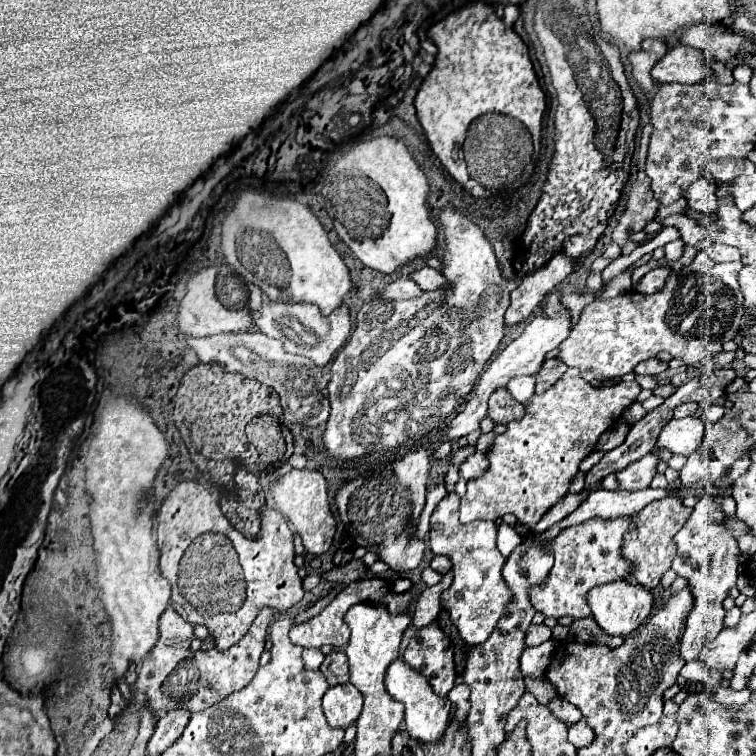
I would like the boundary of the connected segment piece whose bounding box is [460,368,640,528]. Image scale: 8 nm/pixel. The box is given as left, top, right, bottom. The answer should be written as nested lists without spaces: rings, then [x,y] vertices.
[[[568,368],[554,386],[530,400],[522,420],[508,422],[506,432],[496,436],[488,450],[488,470],[480,478],[468,480],[460,504],[460,522],[494,522],[504,514],[514,514],[520,524],[534,528],[566,496],[580,462],[594,450],[602,432],[620,418],[638,394],[640,386],[636,382],[594,388],[582,380],[576,368]]]

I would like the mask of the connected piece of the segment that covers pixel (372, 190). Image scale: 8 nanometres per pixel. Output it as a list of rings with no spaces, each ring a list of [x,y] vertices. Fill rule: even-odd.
[[[378,136],[360,142],[348,154],[340,156],[336,164],[324,176],[322,192],[326,202],[326,212],[334,222],[340,240],[358,256],[358,260],[378,272],[392,274],[416,256],[428,256],[436,248],[436,226],[430,220],[428,200],[428,180],[410,156],[402,140],[392,136]]]

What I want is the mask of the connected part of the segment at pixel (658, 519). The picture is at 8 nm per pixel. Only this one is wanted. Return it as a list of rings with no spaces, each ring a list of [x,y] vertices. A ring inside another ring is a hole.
[[[666,496],[666,498],[650,502],[634,518],[636,528],[632,532],[626,532],[624,542],[622,542],[622,558],[626,558],[632,564],[632,572],[626,580],[638,582],[646,590],[652,590],[660,584],[662,574],[670,570],[670,564],[674,560],[674,552],[676,552],[674,536],[684,526],[684,522],[690,518],[690,512],[692,508],[684,508],[678,496]]]

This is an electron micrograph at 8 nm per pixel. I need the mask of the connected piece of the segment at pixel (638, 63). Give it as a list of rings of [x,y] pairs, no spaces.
[[[644,40],[642,48],[638,52],[630,52],[630,62],[632,62],[632,74],[638,80],[638,84],[644,88],[644,92],[650,96],[652,86],[656,84],[650,76],[650,70],[654,64],[666,54],[666,44],[662,40]]]

